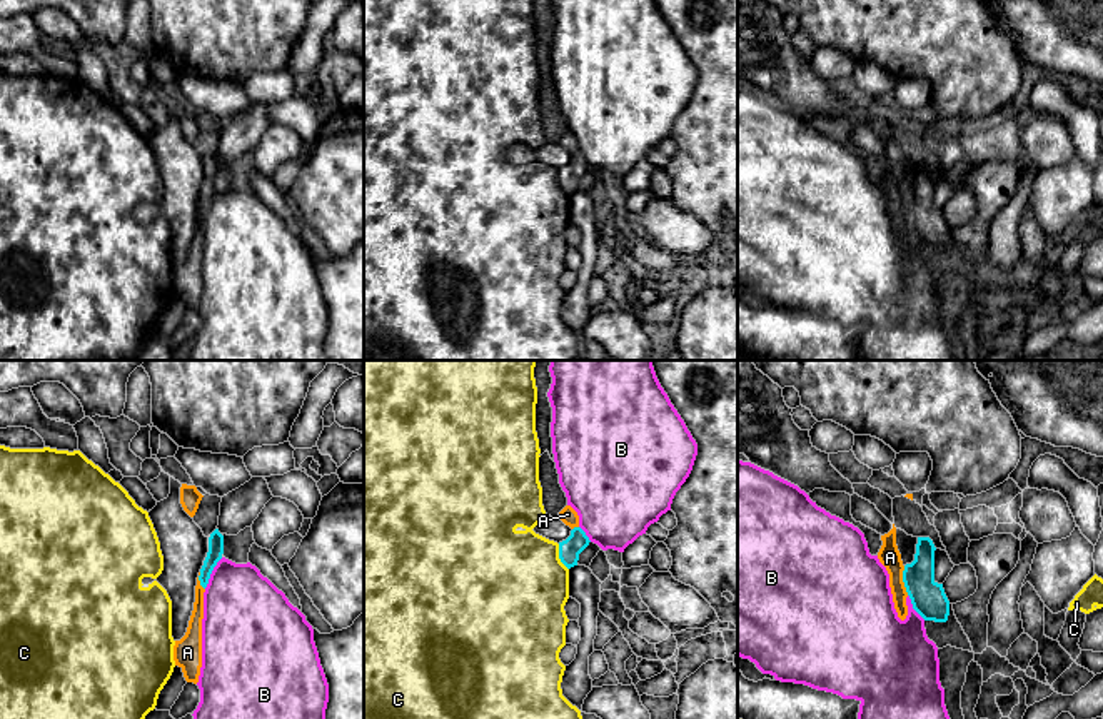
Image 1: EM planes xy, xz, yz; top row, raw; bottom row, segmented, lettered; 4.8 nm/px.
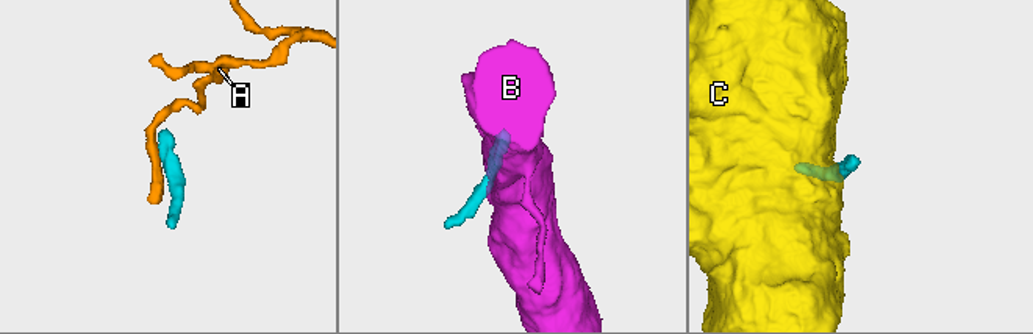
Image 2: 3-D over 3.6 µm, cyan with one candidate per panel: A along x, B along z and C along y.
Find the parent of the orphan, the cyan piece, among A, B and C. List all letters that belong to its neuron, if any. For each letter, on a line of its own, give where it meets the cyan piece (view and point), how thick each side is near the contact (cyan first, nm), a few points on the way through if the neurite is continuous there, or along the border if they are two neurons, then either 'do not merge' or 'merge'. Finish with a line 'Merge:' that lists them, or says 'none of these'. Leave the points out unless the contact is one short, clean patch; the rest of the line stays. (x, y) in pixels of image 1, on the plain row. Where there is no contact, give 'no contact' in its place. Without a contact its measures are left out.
A: meets cyan in yz at (903, 207); 170 nm thick on the cyan side, 100 nm on the other; border along yz (903, 192), (903, 212), (908, 221); do not merge
B: meets cyan in xy at (211, 199); 80 nm thick on the cyan side, 400 nm on the other; border along xy (222, 184), (204, 214); do not merge
C: meets cyan in xz at (559, 184); 110 nm thick on the cyan side, 500 nm on the other; do not merge
Merge: none of these

